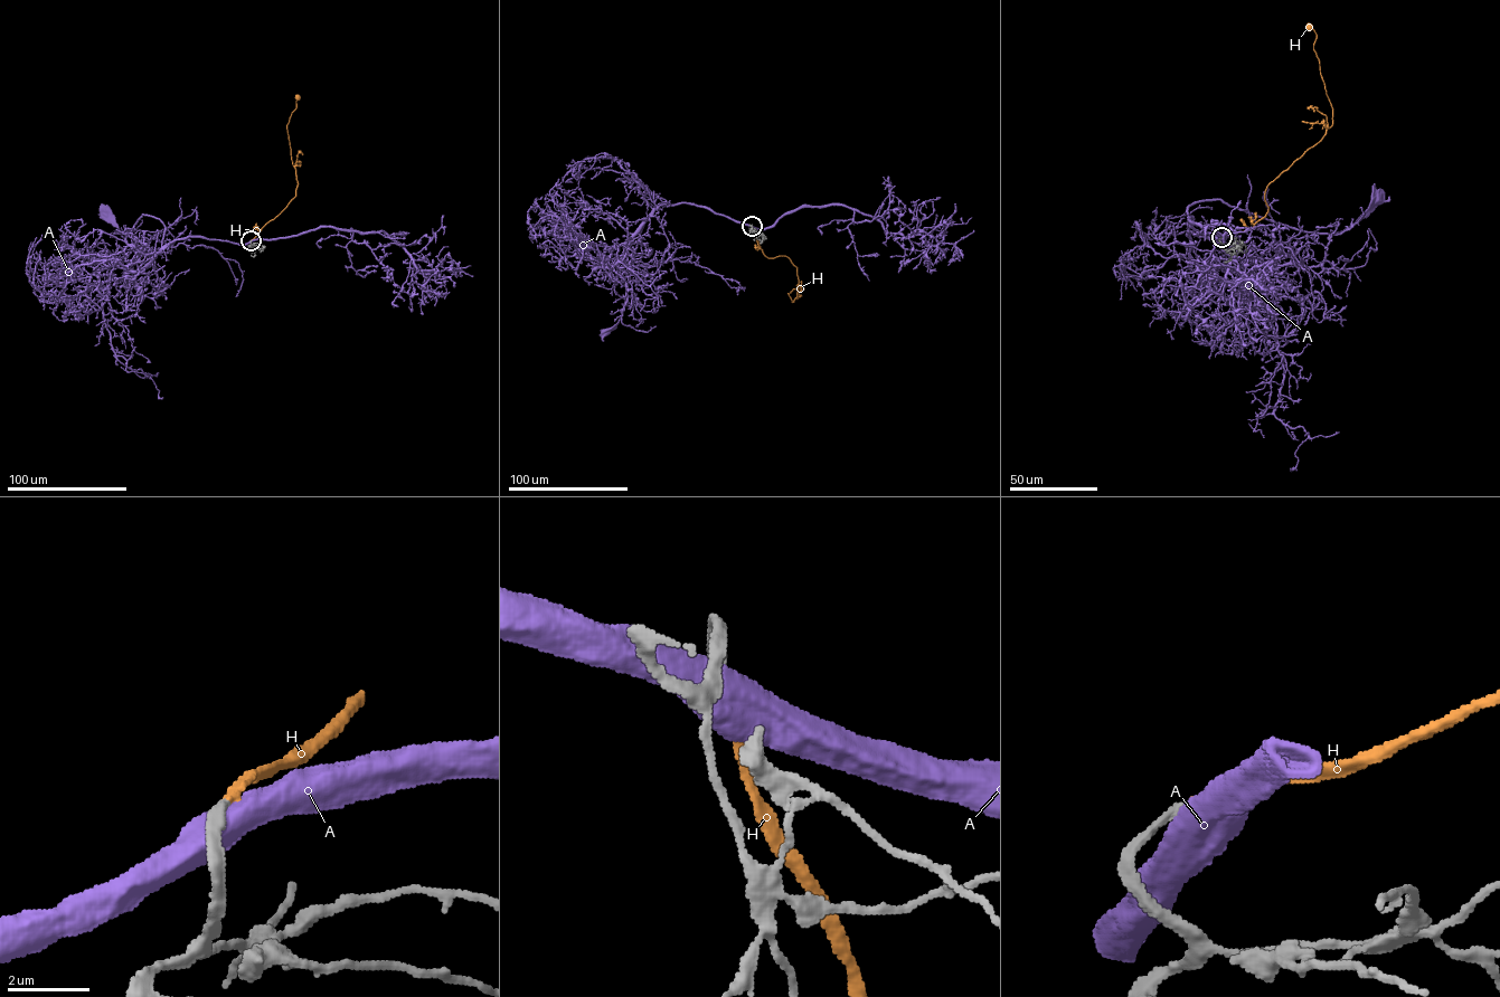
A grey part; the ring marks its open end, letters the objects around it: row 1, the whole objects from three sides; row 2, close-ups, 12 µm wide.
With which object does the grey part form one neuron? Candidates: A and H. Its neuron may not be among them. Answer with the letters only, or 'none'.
H

